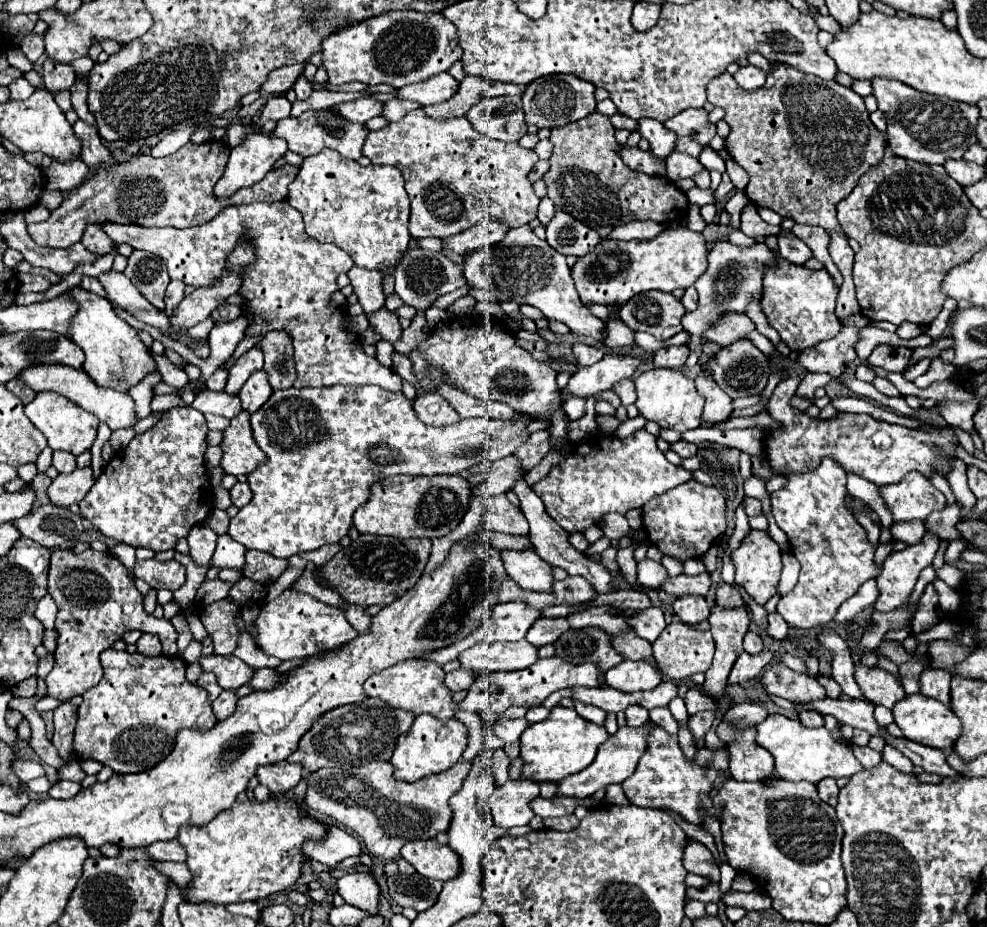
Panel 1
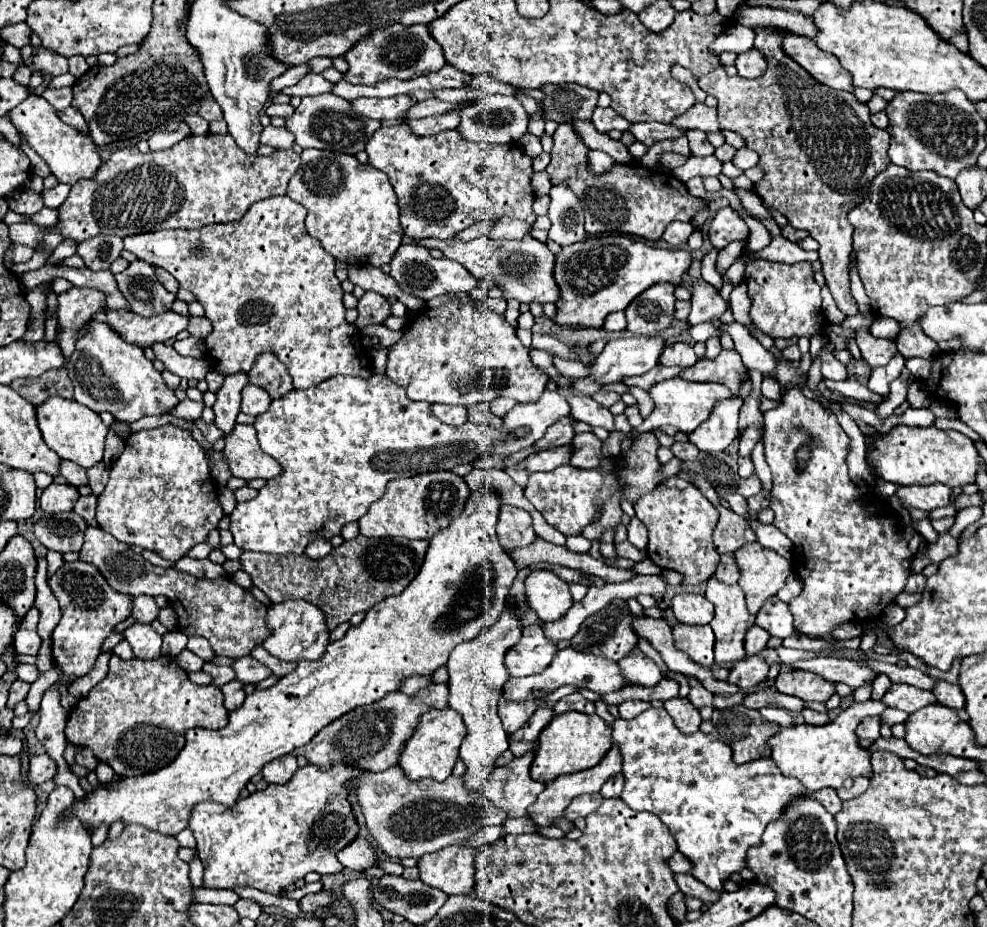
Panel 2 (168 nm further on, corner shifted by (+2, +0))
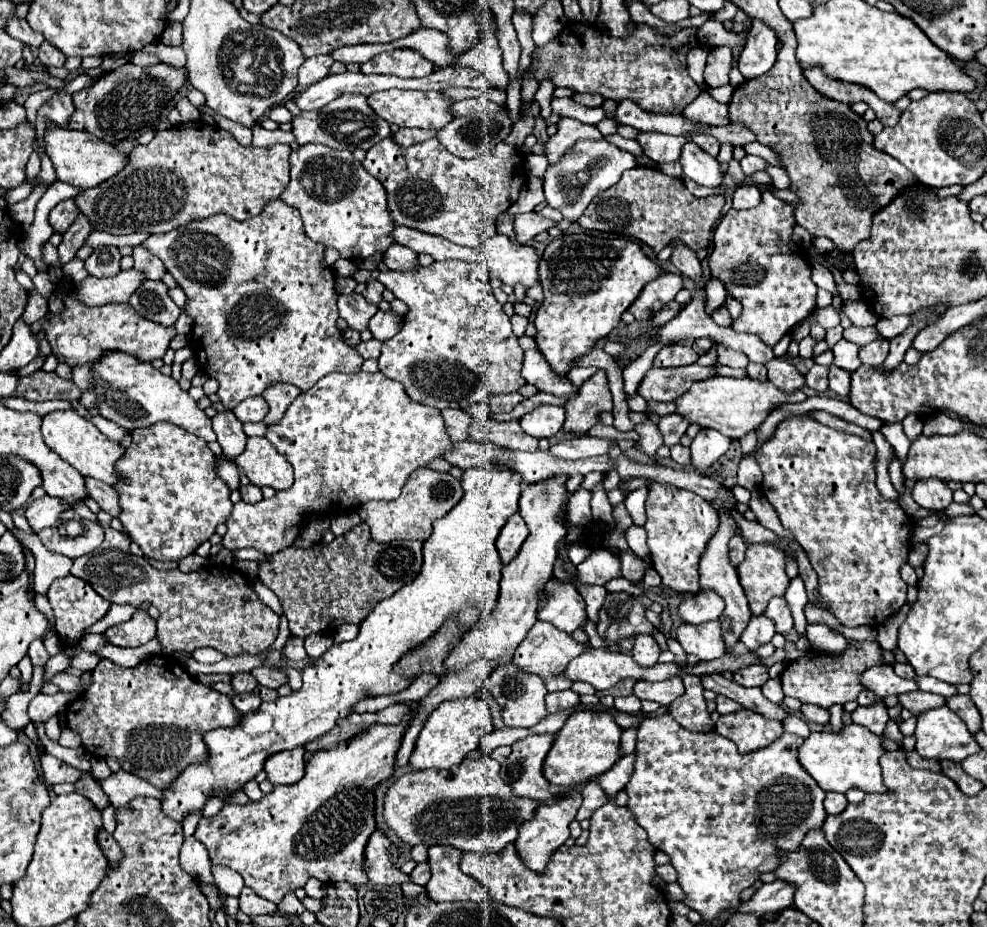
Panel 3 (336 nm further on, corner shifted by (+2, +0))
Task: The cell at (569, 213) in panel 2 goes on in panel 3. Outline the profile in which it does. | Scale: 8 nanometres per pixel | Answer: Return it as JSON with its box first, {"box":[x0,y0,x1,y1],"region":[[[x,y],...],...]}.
{"box":[544,140,638,222],"region":[[[580,140],[562,156],[558,164],[548,166],[544,174],[546,202],[550,208],[560,210],[566,220],[576,222],[598,192],[614,186],[624,174],[624,170],[630,170],[634,166],[638,166],[636,156],[612,146],[606,140]]]}

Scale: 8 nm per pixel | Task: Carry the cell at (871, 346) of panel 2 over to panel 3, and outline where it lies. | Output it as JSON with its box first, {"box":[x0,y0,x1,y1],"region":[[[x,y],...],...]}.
{"box":[860,340,888,366],"region":[[[874,340],[866,346],[860,346],[860,360],[866,366],[882,366],[888,356],[888,340]]]}

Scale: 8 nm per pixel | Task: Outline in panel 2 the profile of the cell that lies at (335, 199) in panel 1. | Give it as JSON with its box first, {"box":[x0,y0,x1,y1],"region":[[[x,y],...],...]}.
{"box":[288,150,404,266],"region":[[[304,150],[300,156],[302,156],[302,162],[300,162],[300,168],[296,170],[296,174],[292,176],[290,184],[288,184],[288,196],[290,196],[294,202],[302,204],[302,206],[308,210],[308,214],[306,214],[306,230],[308,230],[308,234],[314,236],[314,238],[318,238],[318,240],[322,242],[324,250],[330,252],[330,254],[332,254],[336,260],[340,260],[340,262],[346,262],[346,264],[372,264],[372,266],[388,264],[388,262],[392,260],[394,252],[398,250],[398,246],[402,244],[404,232],[402,232],[402,226],[400,226],[400,220],[398,220],[398,212],[400,212],[400,210],[398,210],[398,198],[394,196],[394,188],[392,188],[392,184],[386,180],[386,174],[382,174],[382,172],[370,168],[368,164],[360,164],[360,162],[358,162],[354,156],[350,156],[350,154],[336,154],[336,152],[328,152],[328,150]]]}

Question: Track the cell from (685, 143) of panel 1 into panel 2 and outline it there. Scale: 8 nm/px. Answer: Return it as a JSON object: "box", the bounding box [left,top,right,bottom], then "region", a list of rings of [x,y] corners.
{"box":[686,130,714,156],"region":[[[688,130],[686,132],[688,140],[690,140],[690,150],[694,156],[710,156],[714,154],[714,146],[706,140],[706,134],[700,130]]]}

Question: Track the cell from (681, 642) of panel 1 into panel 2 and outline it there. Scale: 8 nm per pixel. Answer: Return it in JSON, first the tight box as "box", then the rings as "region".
{"box":[672,624,714,666],"region":[[[676,624],[672,630],[676,648],[686,652],[694,662],[712,666],[714,662],[714,632],[710,626],[688,626]]]}

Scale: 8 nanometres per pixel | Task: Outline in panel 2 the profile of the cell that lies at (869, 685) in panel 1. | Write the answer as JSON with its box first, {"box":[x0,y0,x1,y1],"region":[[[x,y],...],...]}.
{"box":[882,684,936,714],"region":[[[892,684],[890,692],[886,692],[882,702],[886,702],[890,708],[898,708],[912,714],[924,706],[936,704],[936,698],[928,690],[920,690],[908,684]]]}

